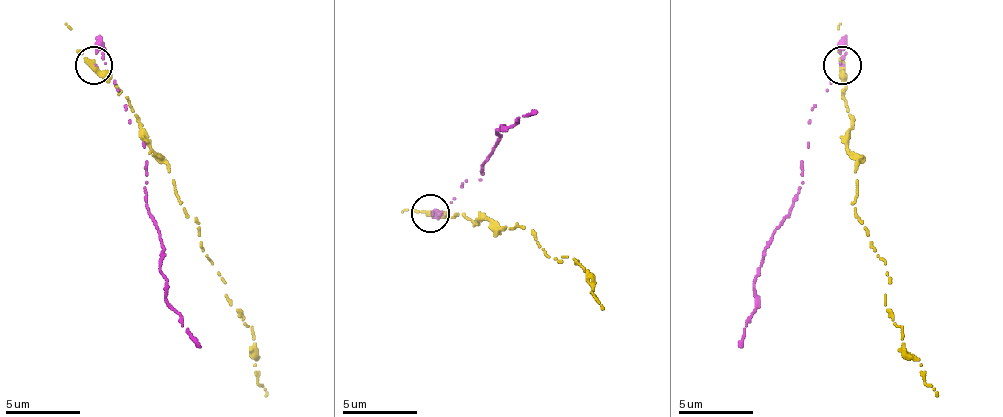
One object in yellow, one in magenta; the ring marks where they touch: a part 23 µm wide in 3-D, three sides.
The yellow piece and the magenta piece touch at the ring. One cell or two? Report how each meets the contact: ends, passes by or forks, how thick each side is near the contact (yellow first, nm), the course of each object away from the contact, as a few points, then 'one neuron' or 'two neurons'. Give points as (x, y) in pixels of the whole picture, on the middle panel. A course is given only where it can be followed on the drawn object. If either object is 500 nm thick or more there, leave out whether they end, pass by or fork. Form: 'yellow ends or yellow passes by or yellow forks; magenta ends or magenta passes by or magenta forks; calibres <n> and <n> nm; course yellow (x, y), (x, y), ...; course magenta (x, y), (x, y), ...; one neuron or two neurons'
yellow passes by; magenta ends; calibres 340 and 180 nm; course yellow (429, 214), (463, 214), (474, 222), (531, 229), (553, 259), (568, 256), (591, 274), (591, 293), (602, 308); course magenta (433, 214), (441, 210), (467, 180), (482, 180), (482, 169), (497, 143), (501, 124), (508, 128), (538, 113); two neurons

